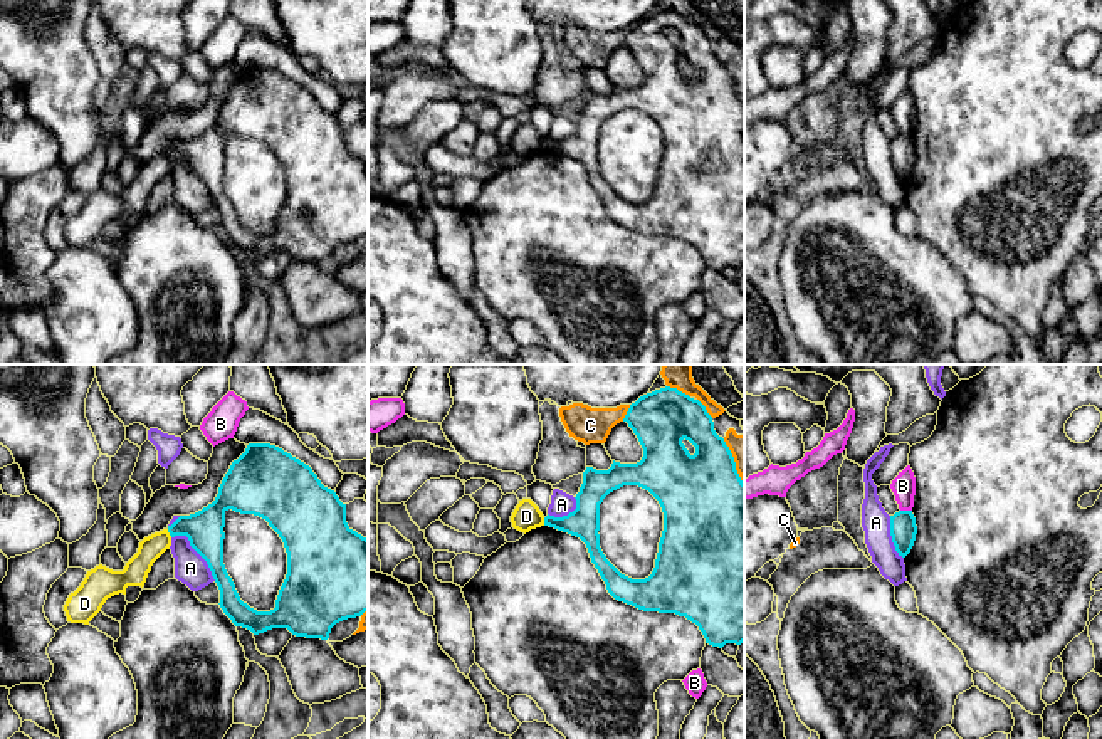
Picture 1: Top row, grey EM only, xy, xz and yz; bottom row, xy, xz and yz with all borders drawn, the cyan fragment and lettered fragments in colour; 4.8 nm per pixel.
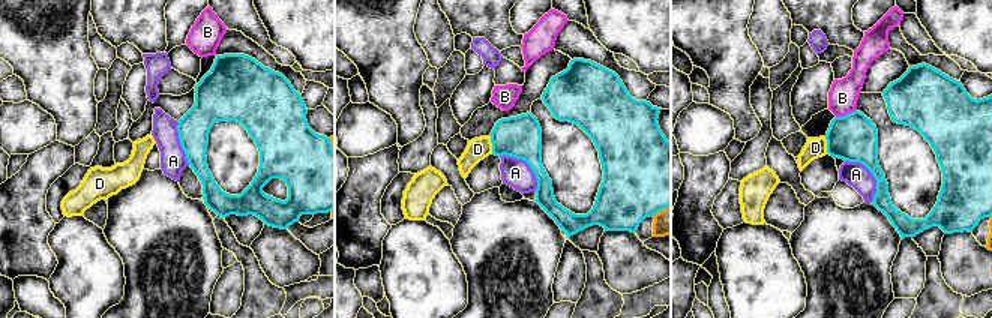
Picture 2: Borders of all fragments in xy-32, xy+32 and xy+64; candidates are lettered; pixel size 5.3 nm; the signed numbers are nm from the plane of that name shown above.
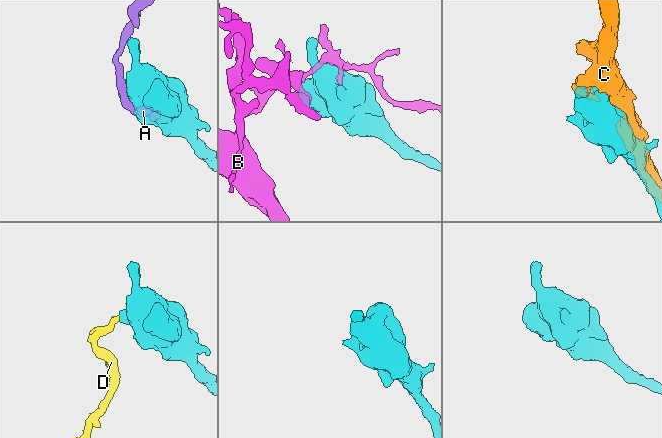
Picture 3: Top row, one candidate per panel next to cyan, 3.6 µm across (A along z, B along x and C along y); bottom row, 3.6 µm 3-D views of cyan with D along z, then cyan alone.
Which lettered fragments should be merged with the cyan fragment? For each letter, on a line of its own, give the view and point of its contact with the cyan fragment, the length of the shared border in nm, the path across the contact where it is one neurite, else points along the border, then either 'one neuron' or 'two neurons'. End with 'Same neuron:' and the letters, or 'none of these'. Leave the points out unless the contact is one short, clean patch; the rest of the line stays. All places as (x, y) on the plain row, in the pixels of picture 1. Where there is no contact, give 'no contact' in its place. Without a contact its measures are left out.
A: meets cyan in xy at (195, 173); contact 300 nm long; two neurons
B: meets cyan in yz at (906, 135); contact 60 nm long; two neurons
C: meets cyan in xz at (704, 32); contact 120 nm long; two neurons
D: meets cyan in xy at (168, 155); contact 50 nm long; two neurons
Same neuron: none of these

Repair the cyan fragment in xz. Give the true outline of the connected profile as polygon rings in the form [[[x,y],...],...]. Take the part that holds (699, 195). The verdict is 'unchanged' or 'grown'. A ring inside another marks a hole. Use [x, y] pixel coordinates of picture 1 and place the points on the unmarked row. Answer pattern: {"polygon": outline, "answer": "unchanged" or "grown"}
{"polygon": [[[660,12],[630,29],[623,45],[637,59],[643,81],[637,87],[615,86],[608,94],[586,91],[576,118],[576,133],[563,141],[546,139],[544,149],[580,161],[608,217],[643,235],[675,237],[699,250],[706,267],[722,272],[744,265],[744,106],[724,62],[714,54],[706,30],[679,15]],[[623,111],[648,114],[664,136],[664,155],[652,198],[632,203],[622,198],[600,171],[600,128]]], "answer": "unchanged"}

